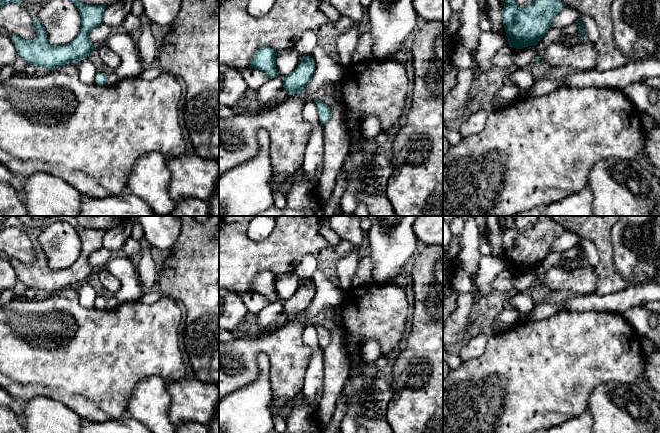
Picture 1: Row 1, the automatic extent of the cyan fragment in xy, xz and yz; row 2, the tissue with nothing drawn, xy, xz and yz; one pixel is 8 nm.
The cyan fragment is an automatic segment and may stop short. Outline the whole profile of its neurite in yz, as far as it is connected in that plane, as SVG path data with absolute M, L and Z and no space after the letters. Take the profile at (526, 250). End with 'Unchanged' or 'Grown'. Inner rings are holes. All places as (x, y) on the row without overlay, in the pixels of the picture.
M500 216L506 226L502 233L502 245L508 262L508 271L523 273L536 270L548 256L553 242L565 228L548 216L538 216L536 223L520 232L510 216Z. Unchanged

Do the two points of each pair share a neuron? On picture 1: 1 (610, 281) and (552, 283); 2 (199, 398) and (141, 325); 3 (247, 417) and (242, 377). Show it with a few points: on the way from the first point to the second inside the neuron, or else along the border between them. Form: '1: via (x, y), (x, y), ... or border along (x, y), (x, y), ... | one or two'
1: border along (593, 267), (598, 277), (595, 291) | two
2: border along (185, 376), (167, 382) | two
3: border along (259, 370), (259, 374), (250, 383), (229, 394) | two

